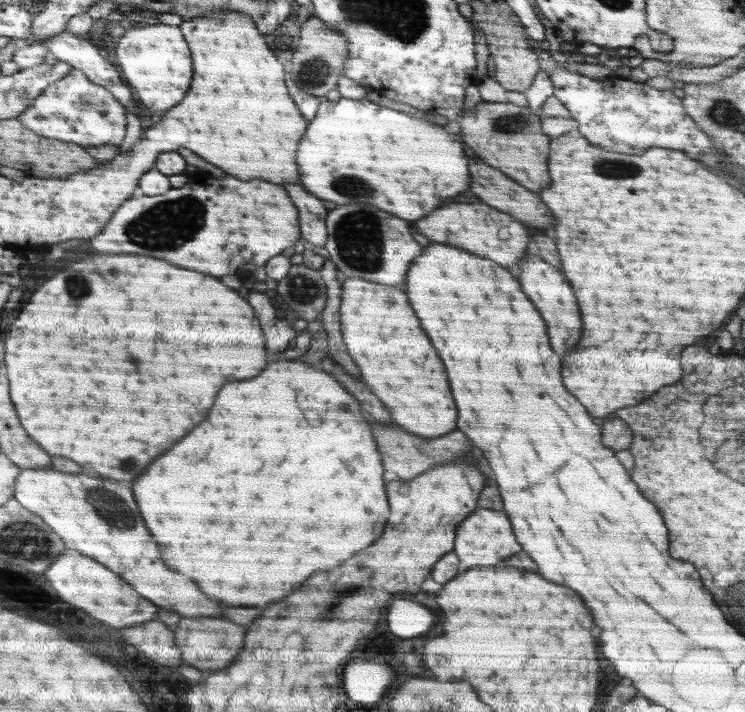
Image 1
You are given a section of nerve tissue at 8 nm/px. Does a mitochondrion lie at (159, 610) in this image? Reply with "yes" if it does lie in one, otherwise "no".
no

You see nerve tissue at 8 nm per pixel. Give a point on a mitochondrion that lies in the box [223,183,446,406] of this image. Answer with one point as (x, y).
(358, 235)

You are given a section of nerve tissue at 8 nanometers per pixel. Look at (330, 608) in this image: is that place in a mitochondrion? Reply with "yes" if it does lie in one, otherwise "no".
yes

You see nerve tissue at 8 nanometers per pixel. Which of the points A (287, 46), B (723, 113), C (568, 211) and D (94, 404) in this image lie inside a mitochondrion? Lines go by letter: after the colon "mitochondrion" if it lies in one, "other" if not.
A: mitochondrion
B: mitochondrion
C: other
D: other

